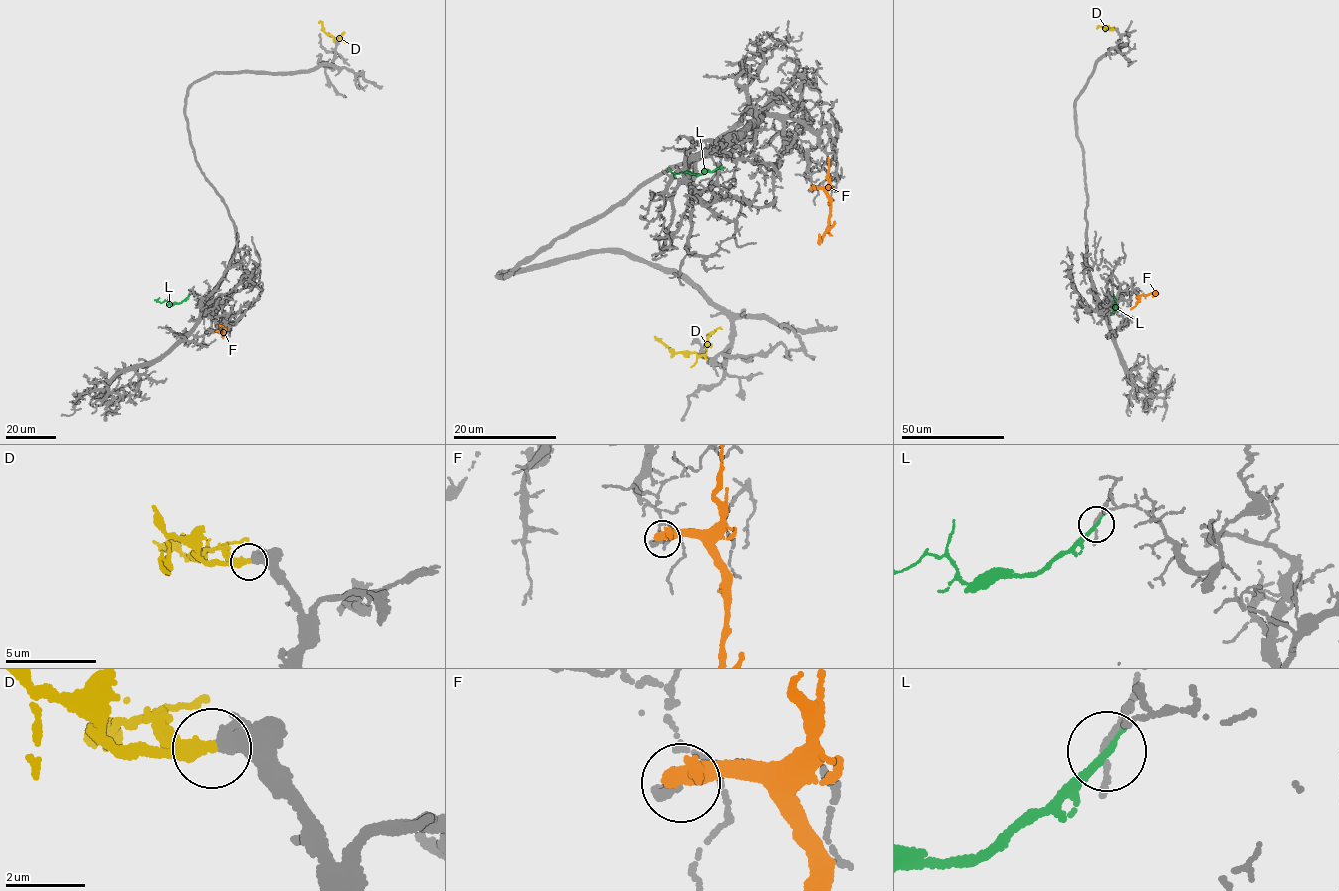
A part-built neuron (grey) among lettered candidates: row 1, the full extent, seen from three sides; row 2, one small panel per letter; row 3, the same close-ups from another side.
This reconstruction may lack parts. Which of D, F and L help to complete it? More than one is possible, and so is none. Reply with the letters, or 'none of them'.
D

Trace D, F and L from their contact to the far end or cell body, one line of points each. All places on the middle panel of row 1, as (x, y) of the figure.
D: (707, 359), (697, 353), (677, 352), (655, 336)
F: (812, 190), (823, 189), (828, 199), (828, 230), (820, 239), (820, 234)
L: (721, 167), (701, 174), (675, 173), (669, 169)

